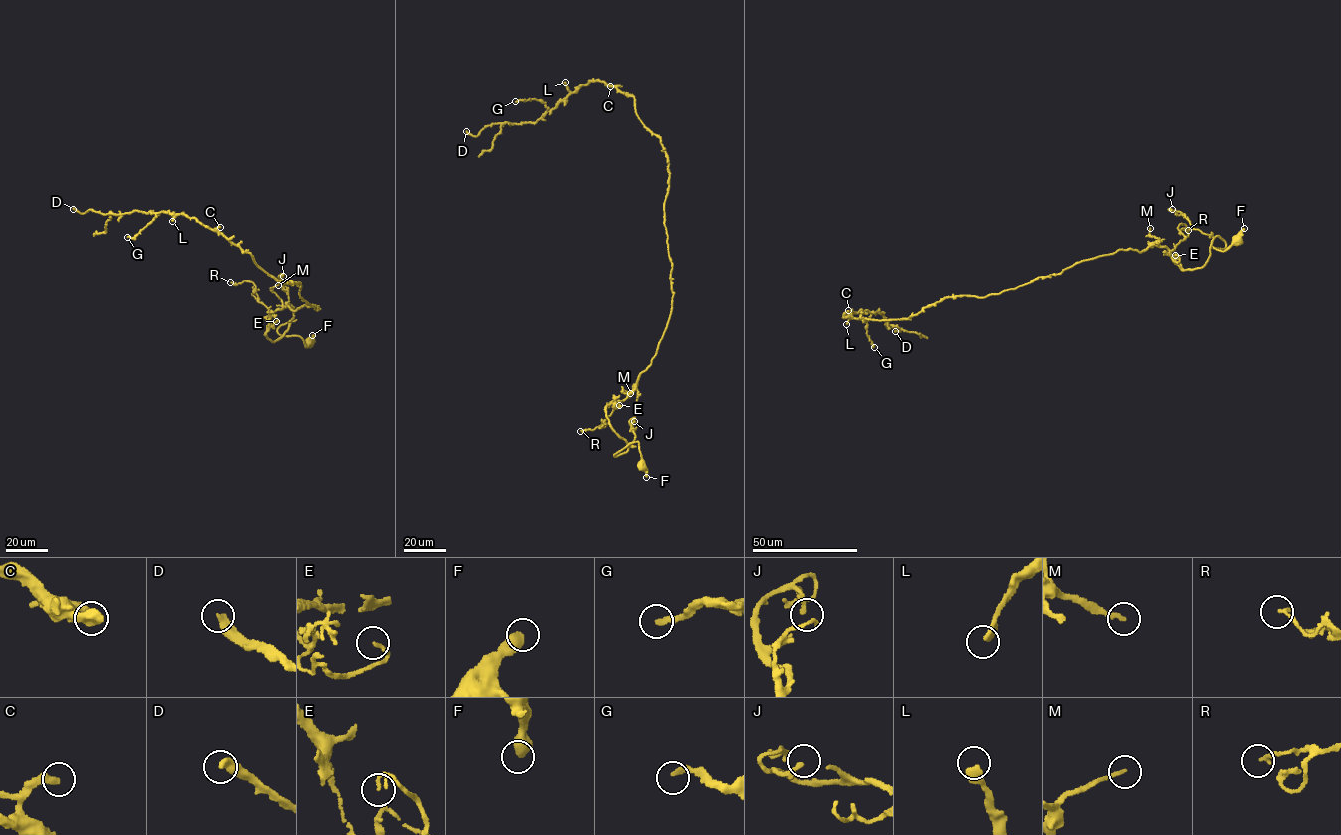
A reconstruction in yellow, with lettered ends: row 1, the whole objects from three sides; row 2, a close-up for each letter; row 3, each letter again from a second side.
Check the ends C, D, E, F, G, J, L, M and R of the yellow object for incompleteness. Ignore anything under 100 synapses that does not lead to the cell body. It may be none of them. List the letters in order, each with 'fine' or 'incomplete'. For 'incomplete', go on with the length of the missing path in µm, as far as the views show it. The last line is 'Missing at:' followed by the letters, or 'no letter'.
C: fine
D: incomplete; about 50 µm are missing
E: fine
F: fine
G: fine
J: fine
L: fine
M: fine
R: fine
Missing at: D

